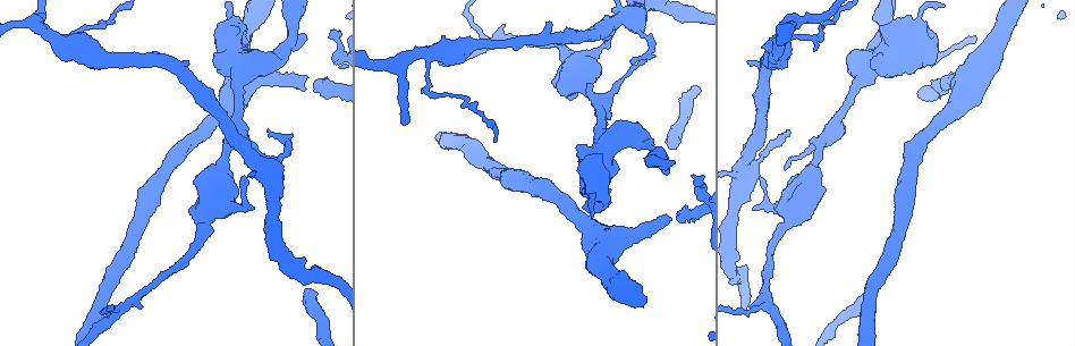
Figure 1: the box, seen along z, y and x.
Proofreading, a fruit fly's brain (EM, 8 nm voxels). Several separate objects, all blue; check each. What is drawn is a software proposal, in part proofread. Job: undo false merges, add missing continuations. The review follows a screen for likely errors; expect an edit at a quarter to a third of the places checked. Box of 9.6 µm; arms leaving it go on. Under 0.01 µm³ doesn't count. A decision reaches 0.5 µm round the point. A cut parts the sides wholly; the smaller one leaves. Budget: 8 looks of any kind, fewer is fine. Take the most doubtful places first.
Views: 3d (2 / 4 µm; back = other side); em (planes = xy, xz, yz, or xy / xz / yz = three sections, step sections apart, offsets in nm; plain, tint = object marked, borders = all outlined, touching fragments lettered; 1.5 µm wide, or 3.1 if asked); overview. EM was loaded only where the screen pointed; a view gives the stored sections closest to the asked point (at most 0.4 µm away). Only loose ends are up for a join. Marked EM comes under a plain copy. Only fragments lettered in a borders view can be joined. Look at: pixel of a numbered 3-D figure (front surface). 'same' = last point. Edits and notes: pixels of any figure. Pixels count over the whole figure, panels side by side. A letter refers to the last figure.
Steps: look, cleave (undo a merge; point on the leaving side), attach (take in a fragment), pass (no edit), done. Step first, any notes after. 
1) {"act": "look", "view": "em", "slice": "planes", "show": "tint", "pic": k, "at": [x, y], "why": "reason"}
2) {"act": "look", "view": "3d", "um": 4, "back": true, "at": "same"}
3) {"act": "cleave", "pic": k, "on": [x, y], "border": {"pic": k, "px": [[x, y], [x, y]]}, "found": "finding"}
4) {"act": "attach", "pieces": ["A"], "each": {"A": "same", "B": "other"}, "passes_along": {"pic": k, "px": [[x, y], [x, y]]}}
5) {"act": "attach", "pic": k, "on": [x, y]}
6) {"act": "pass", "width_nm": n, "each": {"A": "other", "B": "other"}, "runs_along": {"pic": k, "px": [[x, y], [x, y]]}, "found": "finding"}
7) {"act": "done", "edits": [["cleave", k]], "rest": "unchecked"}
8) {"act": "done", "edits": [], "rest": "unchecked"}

{"act": "look", "view": "em", "slice": "xy", "step": 8, "show": "borders", "pic": 1, "at": [315, 80]}

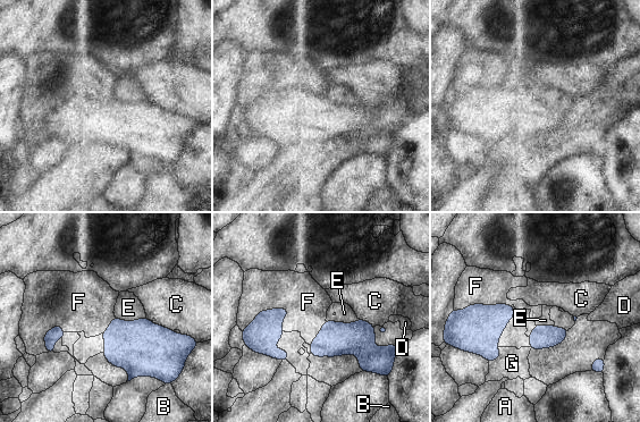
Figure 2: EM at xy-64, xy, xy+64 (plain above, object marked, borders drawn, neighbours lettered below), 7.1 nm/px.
{"act": "pass", "each": {"A": "other", "B": "other", "C": "other", "D": "other", "E": "other", "F": "other", "G": "other"}, "border": {"pic": 2, "px": [[289, 311], [261, 310], [243, 330]]}, "found": "none of them fits"}

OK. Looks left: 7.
{"act": "look", "view": "em", "slice": "yz", "step": 4, "show": "borders", "pic": 1, "at": [750, 62], "why": "branch stops here"}

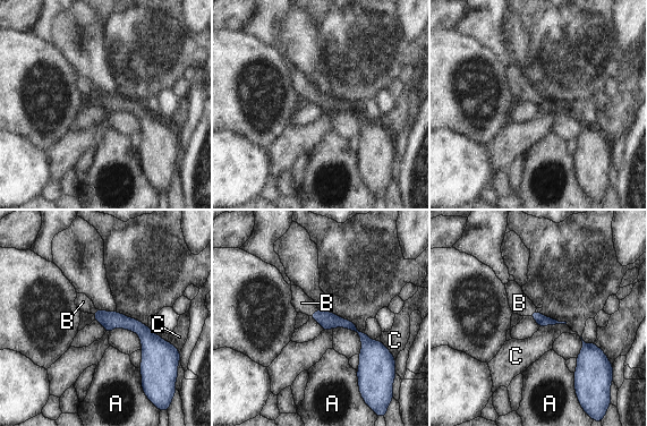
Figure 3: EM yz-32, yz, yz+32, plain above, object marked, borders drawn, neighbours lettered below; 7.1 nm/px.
{"act": "look", "view": "em", "slice": "planes", "show": "borders", "at": "same", "why": "another direction"}

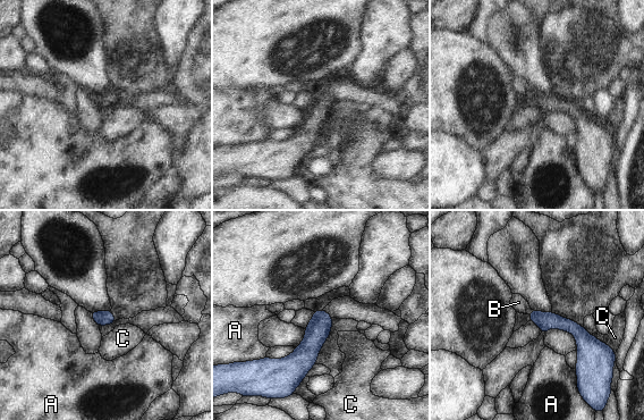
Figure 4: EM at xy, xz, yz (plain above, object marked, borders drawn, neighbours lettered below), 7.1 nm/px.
{"act": "attach", "pieces": ["B"], "each": {"A": "other", "B": "same", "C": "other"}, "passes_along": {"pic": 4, "px": [[545, 320], [531, 312], [518, 302]]}, "found": "it goes on there"}

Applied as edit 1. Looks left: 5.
{"act": "look", "view": "em", "slice": "xy", "step": 4, "show": "borders", "pic": 1, "at": [428, 92], "why": "sharp bend"}

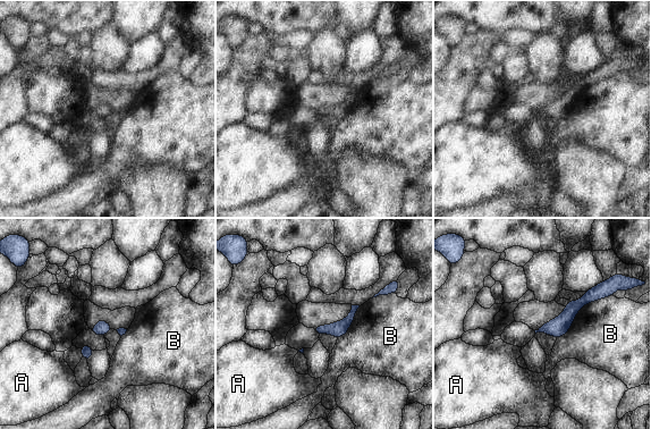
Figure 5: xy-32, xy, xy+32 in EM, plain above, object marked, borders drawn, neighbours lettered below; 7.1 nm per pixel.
{"act": "pass", "width_nm": 100, "each": {"A": "other", "B": "other"}, "found": "one cell here"}

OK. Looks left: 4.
{"act": "done", "edits": [["attach", 4]], "rest": "unchecked"}

